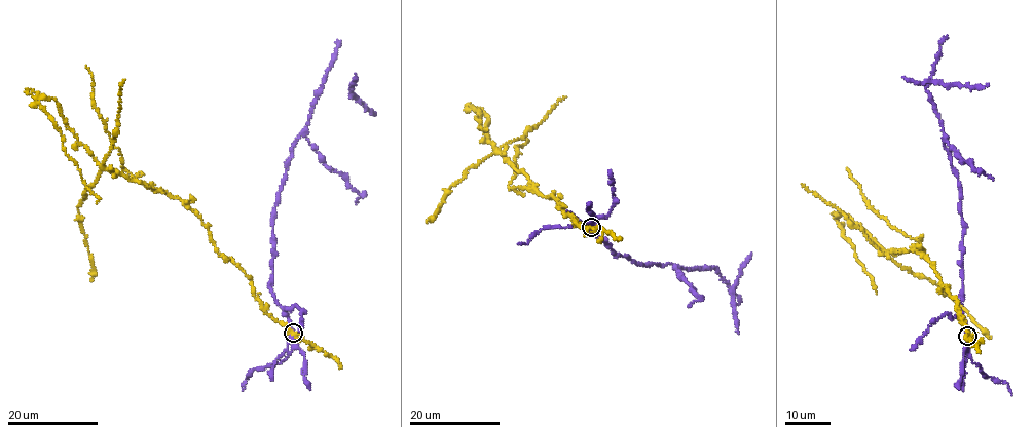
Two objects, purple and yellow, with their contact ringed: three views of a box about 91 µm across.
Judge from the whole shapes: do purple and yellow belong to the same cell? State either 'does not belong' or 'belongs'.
does not belong

